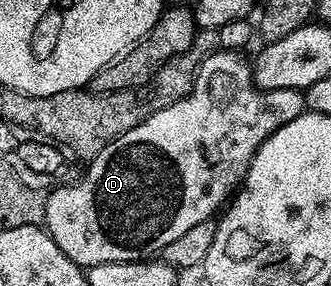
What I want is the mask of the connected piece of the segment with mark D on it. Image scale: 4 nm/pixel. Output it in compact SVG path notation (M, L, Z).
M238 51L207 53L194 80L194 89L187 97L150 113L148 119L144 119L136 127L132 127L132 131L124 131L124 135L120 135L115 141L108 143L108 147L104 147L104 151L100 151L100 155L94 157L79 180L60 185L52 190L49 199L46 201L44 228L56 243L56 247L60 247L60 251L64 251L64 255L68 255L68 259L72 259L77 265L89 267L96 263L145 261L161 254L162 249L168 247L168 243L176 243L176 239L180 239L180 235L184 235L184 231L196 227L196 223L211 220L227 204L231 194L241 186L242 178L245 177L259 147L275 131L284 127L284 123L292 123L292 119L296 119L301 113L307 112L306 94L303 90L260 89L254 82L254 70L251 62L245 61L242 56L243 54Z

